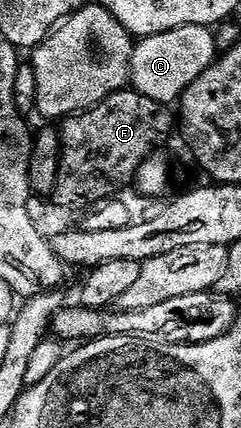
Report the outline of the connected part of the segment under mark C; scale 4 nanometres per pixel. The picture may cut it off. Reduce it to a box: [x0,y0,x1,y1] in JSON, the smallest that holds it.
[132,25,218,105]

